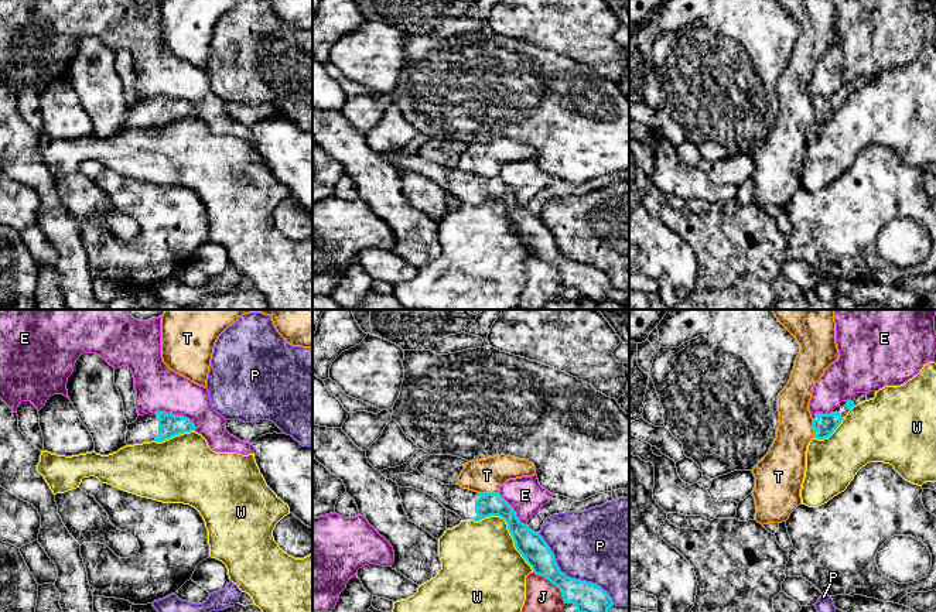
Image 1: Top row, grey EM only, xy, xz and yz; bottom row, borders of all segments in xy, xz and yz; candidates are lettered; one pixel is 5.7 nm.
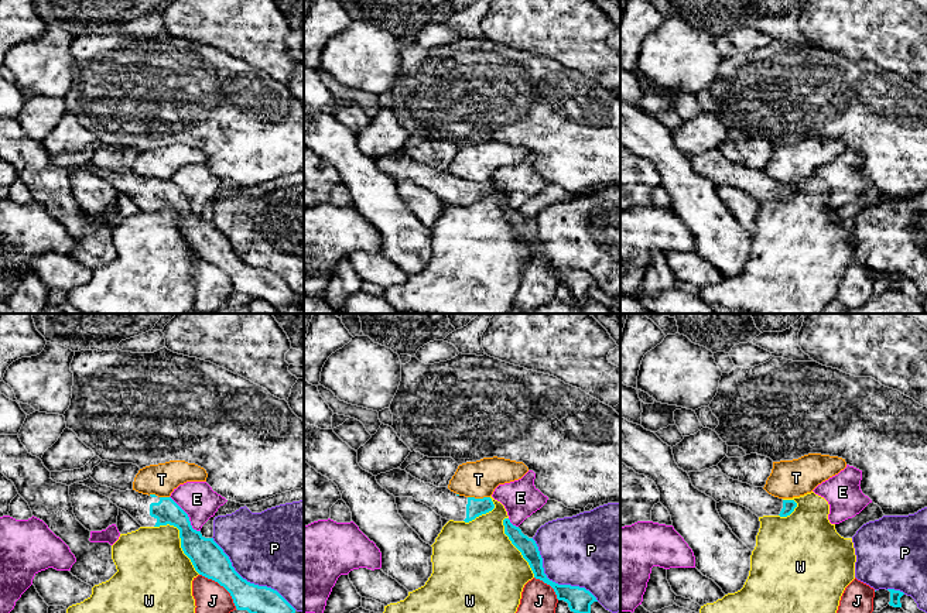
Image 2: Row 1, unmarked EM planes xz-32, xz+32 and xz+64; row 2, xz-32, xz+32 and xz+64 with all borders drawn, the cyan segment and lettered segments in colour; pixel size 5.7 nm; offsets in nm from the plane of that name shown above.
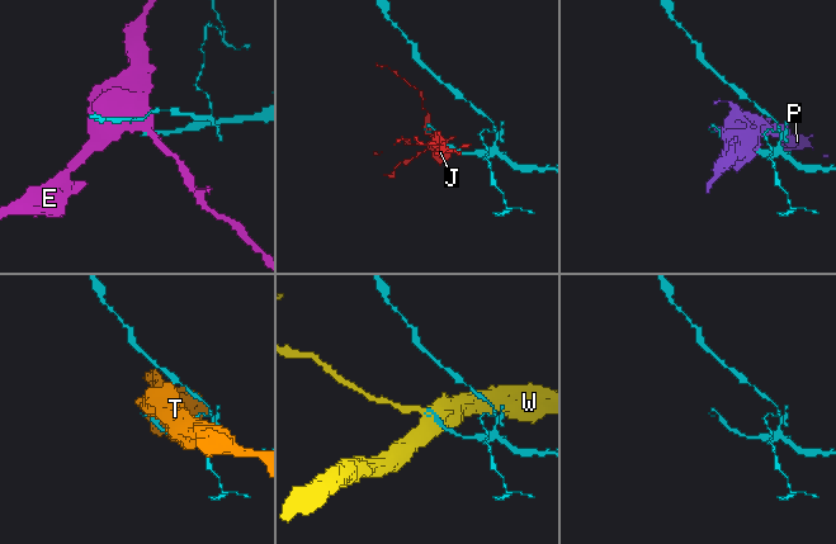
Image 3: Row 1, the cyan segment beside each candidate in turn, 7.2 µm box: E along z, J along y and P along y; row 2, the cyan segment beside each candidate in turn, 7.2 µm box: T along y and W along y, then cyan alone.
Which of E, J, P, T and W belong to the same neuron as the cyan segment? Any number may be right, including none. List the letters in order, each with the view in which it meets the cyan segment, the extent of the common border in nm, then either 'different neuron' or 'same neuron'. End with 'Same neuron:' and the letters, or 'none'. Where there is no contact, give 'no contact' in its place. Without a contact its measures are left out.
E: meets cyan in xy; contact 260 nm long; different neuron
J: meets cyan in xz; contact 260 nm long; different neuron
P: meets cyan in xz; contact 600 nm long; different neuron
T: meets cyan in xz; contact 110 nm long; different neuron
W: meets cyan in xz; contact 460 nm long; different neuron
Same neuron: none

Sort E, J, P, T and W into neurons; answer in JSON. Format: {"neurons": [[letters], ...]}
{"neurons": [["E"], ["J"], ["P"], ["T"], ["W"]]}

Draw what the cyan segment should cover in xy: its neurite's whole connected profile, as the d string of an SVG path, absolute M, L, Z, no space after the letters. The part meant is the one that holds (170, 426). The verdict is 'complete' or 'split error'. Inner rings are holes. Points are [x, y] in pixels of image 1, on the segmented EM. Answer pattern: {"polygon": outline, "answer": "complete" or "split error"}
{"polygon": "M156 411L139 416L134 423L127 425L126 444L163 442L191 431L195 431L195 425L189 418L165 411Z", "answer": "split error"}

